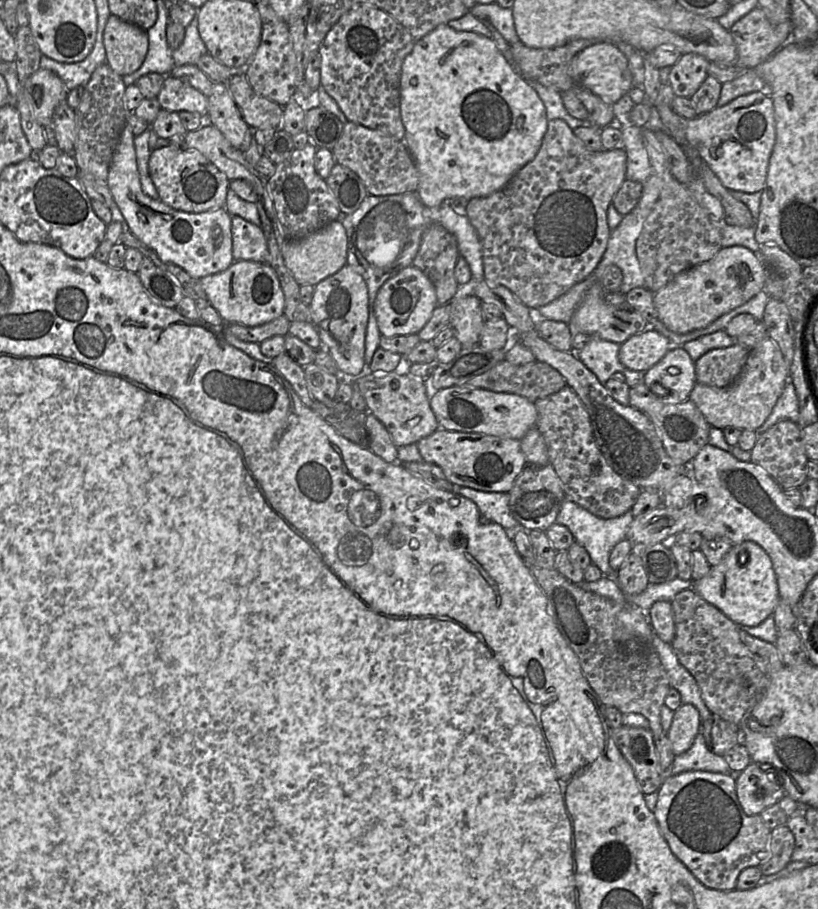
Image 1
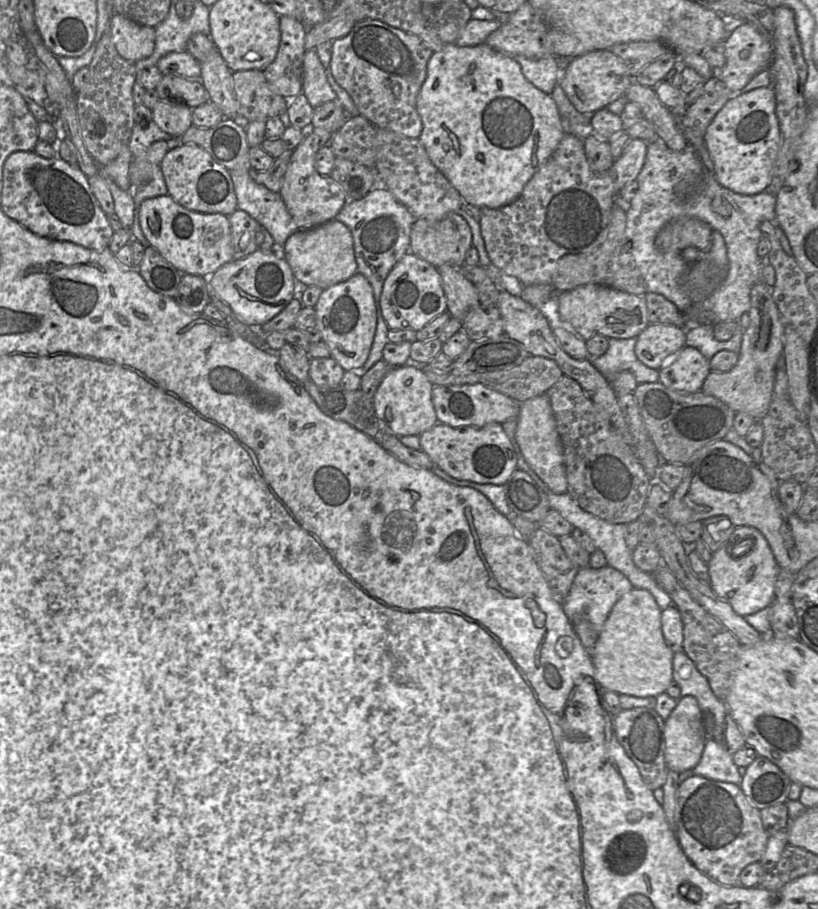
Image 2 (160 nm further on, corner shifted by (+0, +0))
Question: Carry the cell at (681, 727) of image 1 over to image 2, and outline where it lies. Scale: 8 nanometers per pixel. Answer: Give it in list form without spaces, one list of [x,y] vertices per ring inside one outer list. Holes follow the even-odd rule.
[[[682,696],[664,726],[664,758],[667,767],[678,774],[694,768],[700,761],[707,741],[703,713],[697,699]]]

